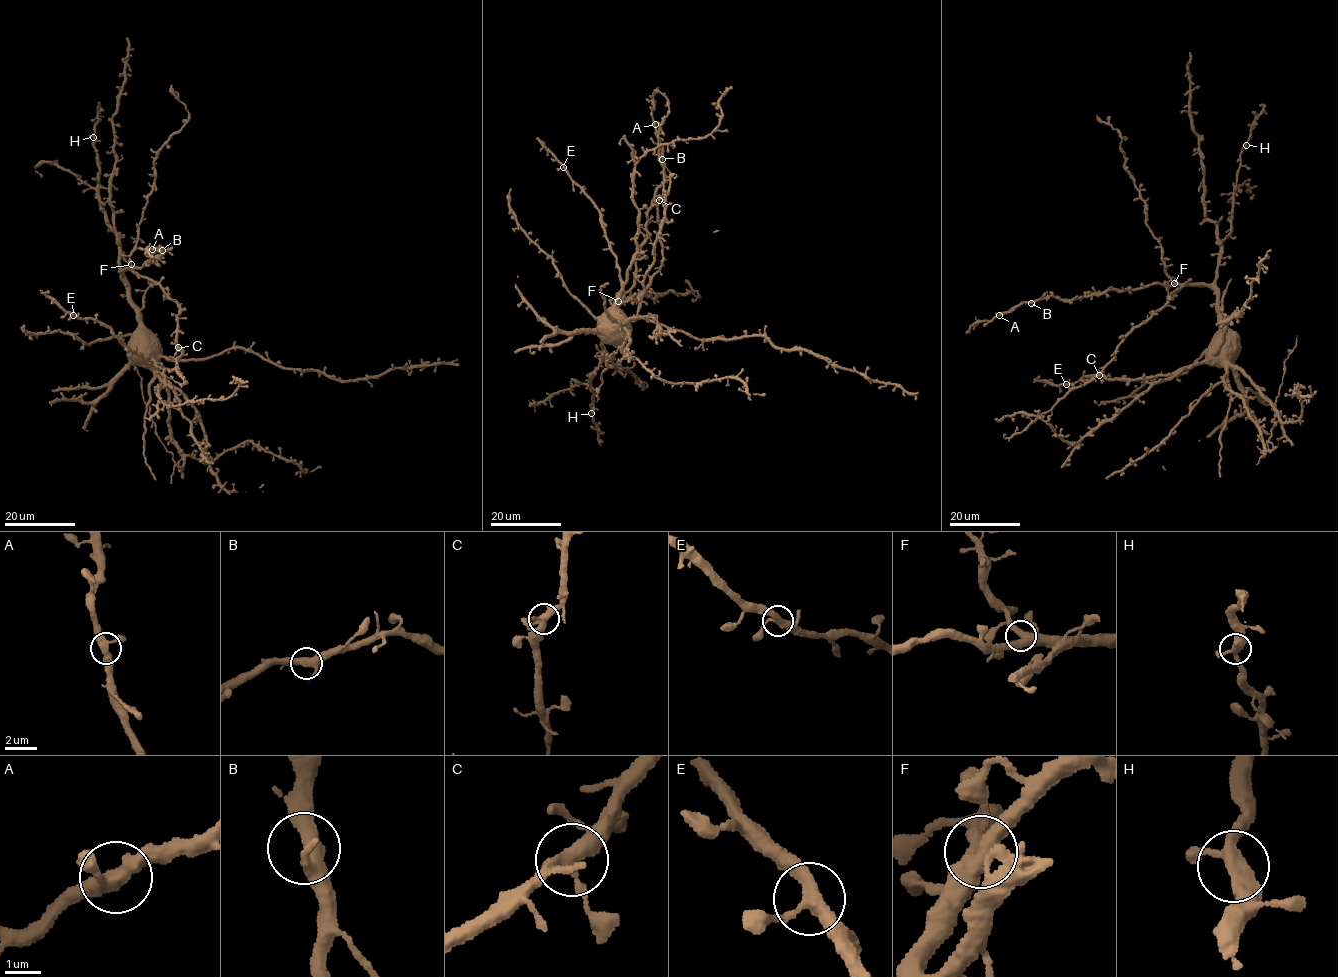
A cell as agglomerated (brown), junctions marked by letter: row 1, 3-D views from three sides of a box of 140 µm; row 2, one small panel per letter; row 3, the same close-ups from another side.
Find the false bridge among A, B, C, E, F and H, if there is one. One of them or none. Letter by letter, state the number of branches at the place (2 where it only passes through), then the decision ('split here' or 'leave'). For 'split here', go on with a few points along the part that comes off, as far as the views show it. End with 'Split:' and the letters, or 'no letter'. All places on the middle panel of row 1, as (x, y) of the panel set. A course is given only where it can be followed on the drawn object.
A: branches 3; leave
B: branches 3; leave
C: branches 3; leave
E: branches 3; leave
F: branches 3; leave
H: branches 3; leave
Split: no letter

